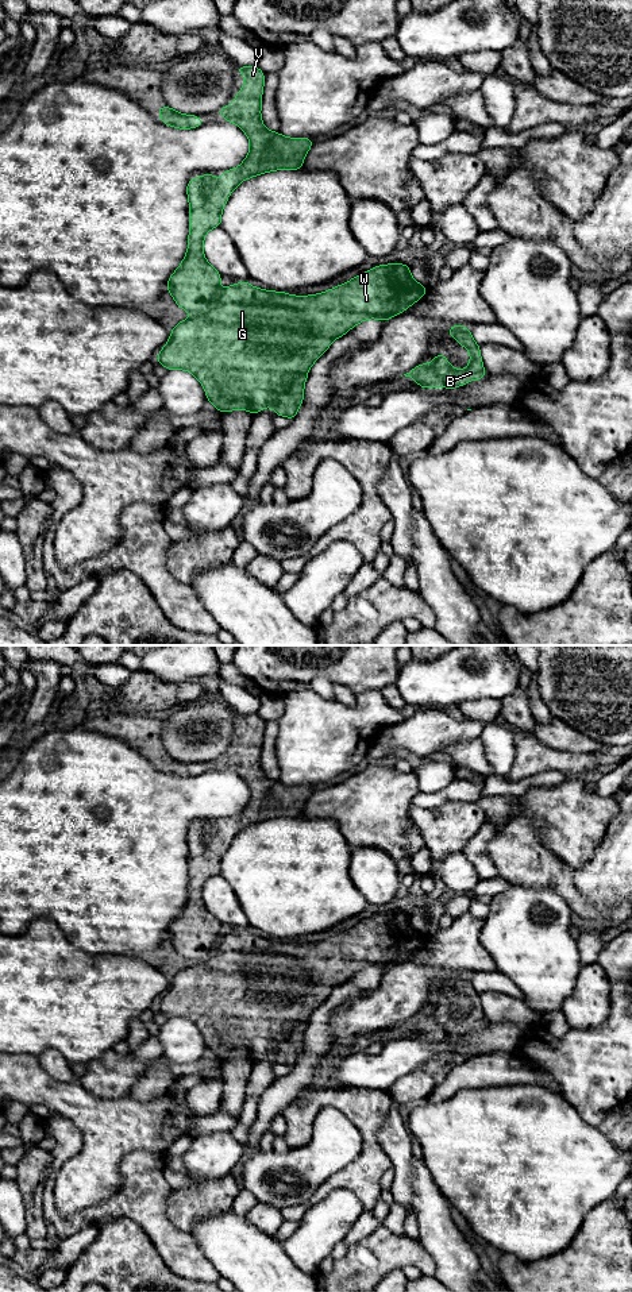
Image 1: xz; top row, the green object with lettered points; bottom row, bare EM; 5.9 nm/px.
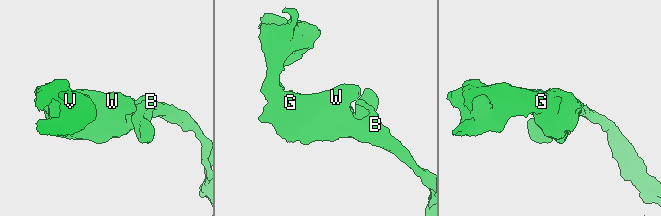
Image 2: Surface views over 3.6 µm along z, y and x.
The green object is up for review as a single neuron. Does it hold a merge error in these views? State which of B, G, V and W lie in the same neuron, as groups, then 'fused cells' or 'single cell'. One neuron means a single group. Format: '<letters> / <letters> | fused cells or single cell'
B G V W | single cell

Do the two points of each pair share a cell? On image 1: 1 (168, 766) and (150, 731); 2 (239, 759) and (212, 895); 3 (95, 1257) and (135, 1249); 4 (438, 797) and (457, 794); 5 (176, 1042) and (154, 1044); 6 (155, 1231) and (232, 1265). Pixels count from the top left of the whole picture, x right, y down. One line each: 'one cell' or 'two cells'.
1: one cell
2: two cells
3: one cell
4: one cell
5: two cells
6: two cells

